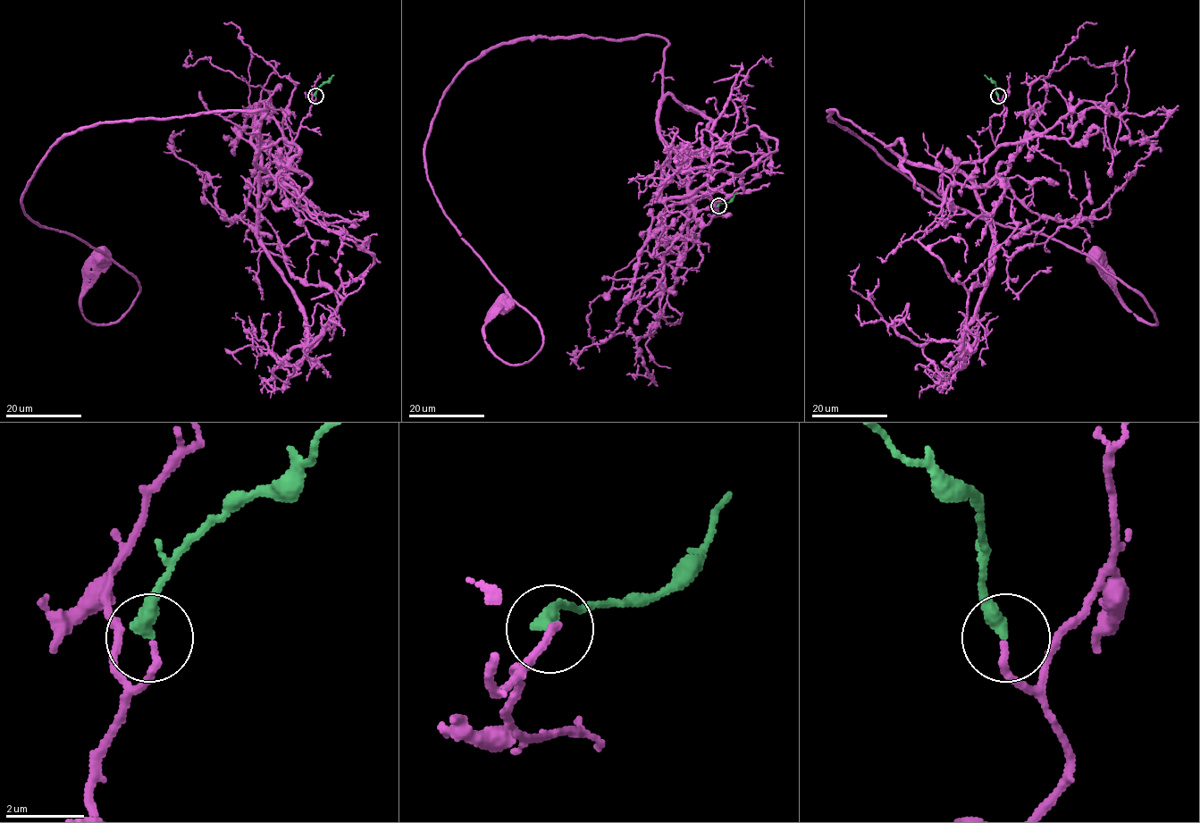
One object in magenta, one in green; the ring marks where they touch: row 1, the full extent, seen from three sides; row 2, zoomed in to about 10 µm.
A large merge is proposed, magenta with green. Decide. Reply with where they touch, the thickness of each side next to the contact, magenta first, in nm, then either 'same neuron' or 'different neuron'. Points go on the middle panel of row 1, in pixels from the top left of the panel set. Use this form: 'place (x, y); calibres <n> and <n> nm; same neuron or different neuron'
place (718, 205); calibres 180 and 380 nm; same neuron

